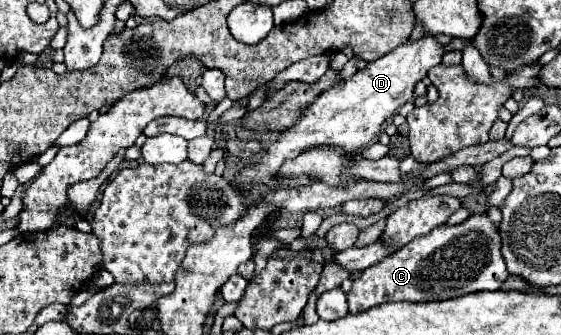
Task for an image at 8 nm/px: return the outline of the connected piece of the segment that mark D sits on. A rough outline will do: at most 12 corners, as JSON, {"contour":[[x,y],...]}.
{"contour":[[425,35],[321,93],[235,183],[275,179],[313,145],[367,147],[441,63]]}

